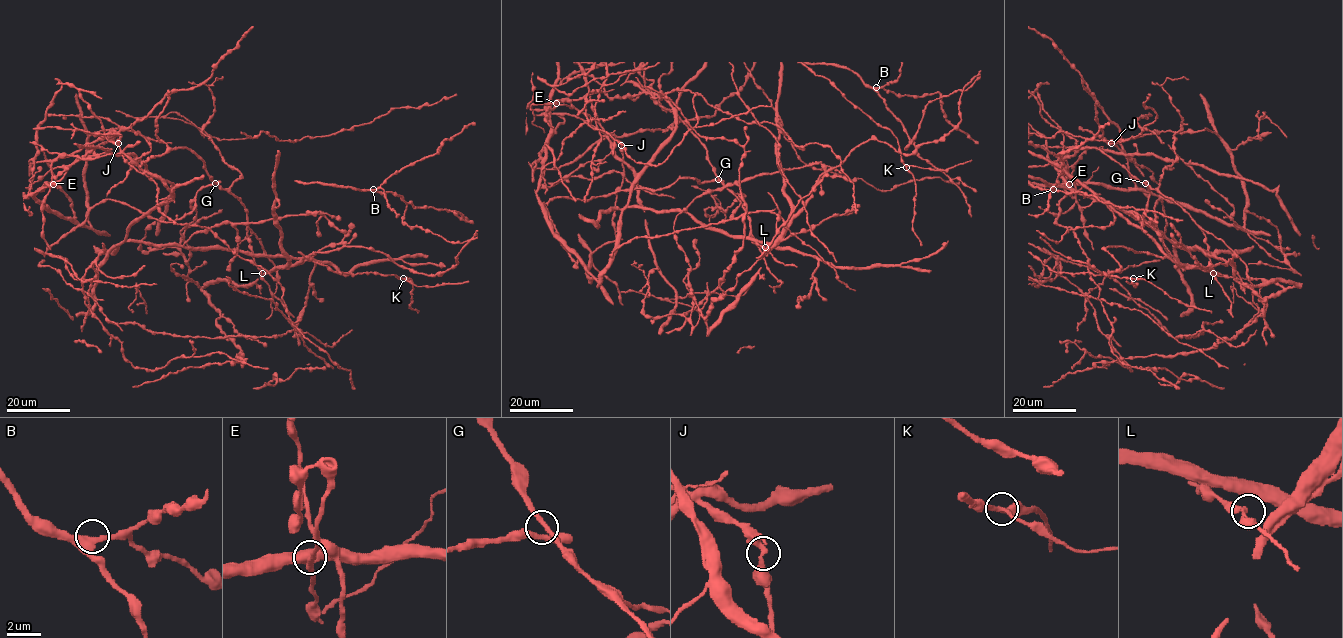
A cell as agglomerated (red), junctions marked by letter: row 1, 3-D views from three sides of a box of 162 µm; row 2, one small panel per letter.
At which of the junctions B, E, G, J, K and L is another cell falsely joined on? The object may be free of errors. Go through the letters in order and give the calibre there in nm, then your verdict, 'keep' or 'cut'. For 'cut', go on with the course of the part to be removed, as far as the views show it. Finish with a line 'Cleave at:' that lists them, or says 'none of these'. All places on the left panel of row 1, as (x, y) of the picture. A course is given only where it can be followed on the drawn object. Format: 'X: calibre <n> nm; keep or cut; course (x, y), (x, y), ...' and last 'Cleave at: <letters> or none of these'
B: calibre 360 nm; keep
E: calibre 200 nm; keep
G: calibre 220 nm; keep
J: calibre 240 nm; cut; course (119, 143), (81, 130), (33, 129)
K: calibre 200 nm; keep
L: calibre 200 nm; keep
Cleave at: J

